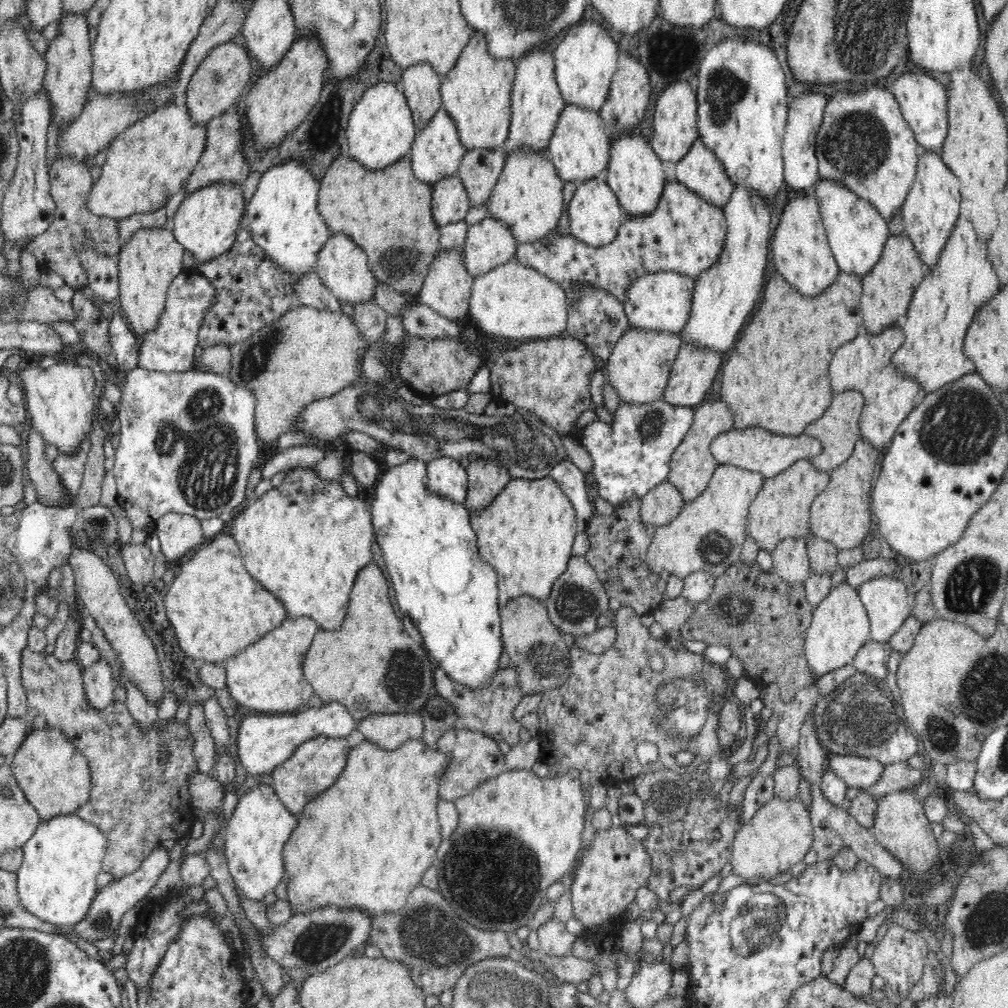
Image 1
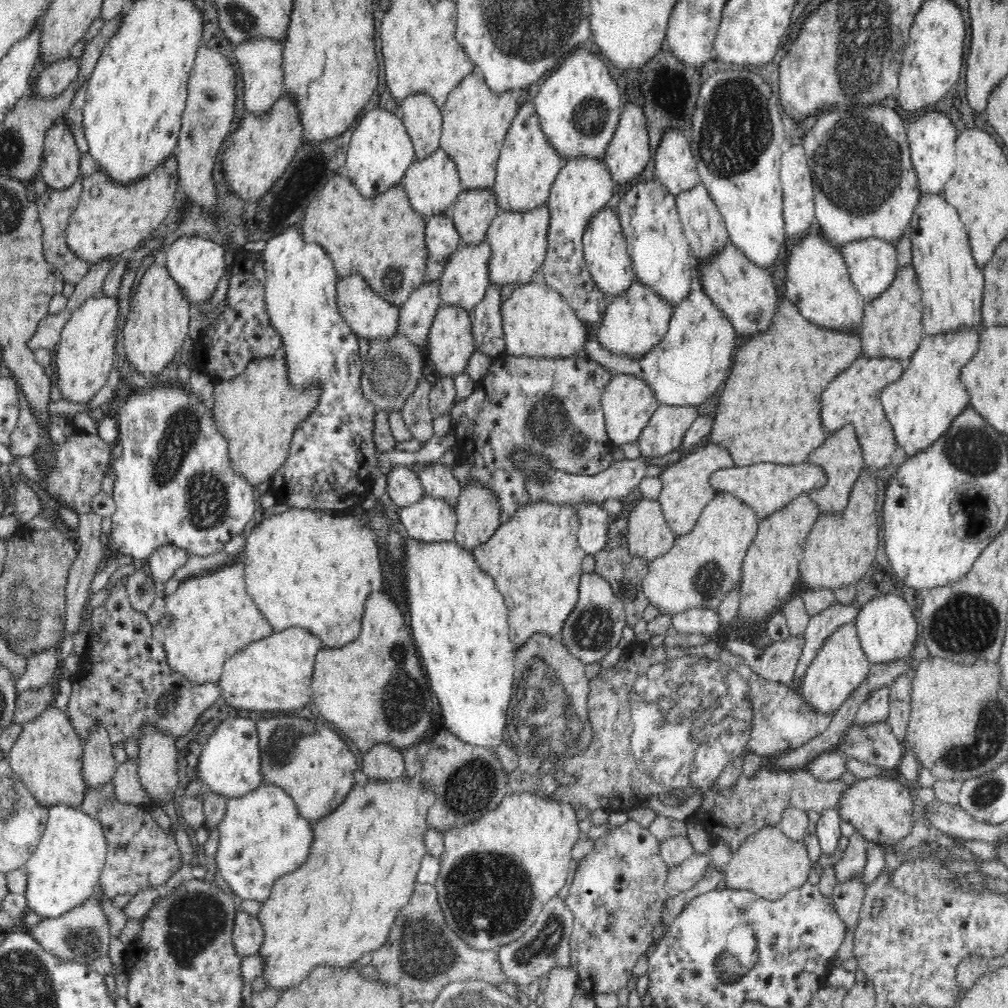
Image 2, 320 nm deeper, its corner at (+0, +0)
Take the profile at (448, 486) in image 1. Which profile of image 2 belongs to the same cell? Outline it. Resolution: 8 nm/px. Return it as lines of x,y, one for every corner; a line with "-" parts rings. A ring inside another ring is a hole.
426,495
415,504
399,509
399,519
414,540
442,542
455,540
455,509
442,499

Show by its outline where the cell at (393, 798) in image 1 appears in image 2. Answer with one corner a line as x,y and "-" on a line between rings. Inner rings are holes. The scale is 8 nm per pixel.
360,776
357,778
356,783
352,786
352,790
348,792
344,802
334,810
330,812
328,816
324,816
321,820
312,823
312,846
310,846
310,856
308,860
294,872
290,874
284,874
280,876
274,886
272,887
270,896
261,903
261,909
257,915
257,919
261,922
264,938
262,946
260,947
259,954
261,954
261,962
264,963
264,969
262,969
261,976
266,981
266,987
274,988
274,990
282,990
296,987
302,980
305,980
312,973
312,969
329,965
330,967
347,968
350,966
357,966
356,960
362,958
364,954
374,952
378,950
386,940
388,940
388,934
390,934
390,928
398,912
404,908
410,902
412,893
417,883
417,872
421,867
422,859
427,853
425,845
424,835
430,828
427,823
428,810
432,806
435,796
433,796
433,790
431,788
425,788
421,783
421,778
406,777
398,780
364,780

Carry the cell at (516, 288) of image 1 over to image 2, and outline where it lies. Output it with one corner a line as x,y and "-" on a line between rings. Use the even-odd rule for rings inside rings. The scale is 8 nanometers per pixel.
533,281
514,288
512,295
500,302
500,313
505,352
512,356
546,359
578,357
581,356
578,352
592,338
588,326
578,319
570,303
560,293

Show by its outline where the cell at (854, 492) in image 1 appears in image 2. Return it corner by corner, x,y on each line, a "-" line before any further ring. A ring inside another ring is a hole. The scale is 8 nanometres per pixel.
864,468
851,490
844,513
820,514
803,545
800,579
808,588
829,588
855,584
866,574
878,550
878,514
876,514
877,484
874,472

